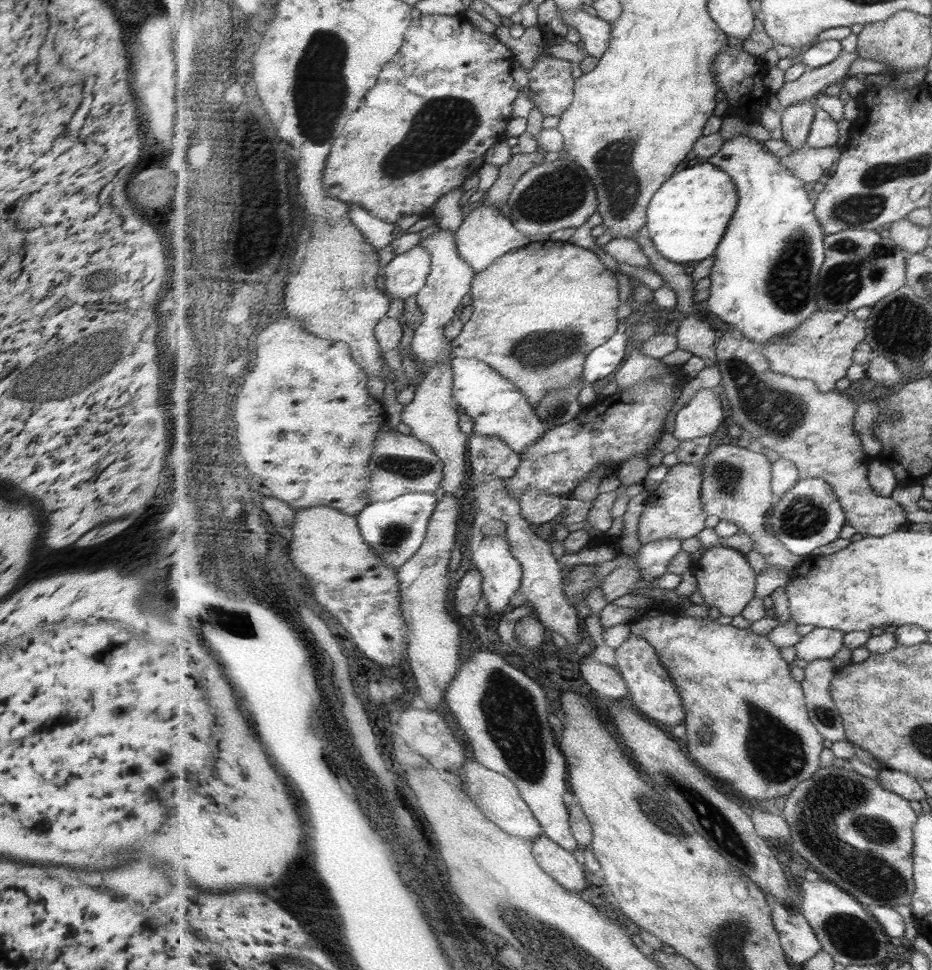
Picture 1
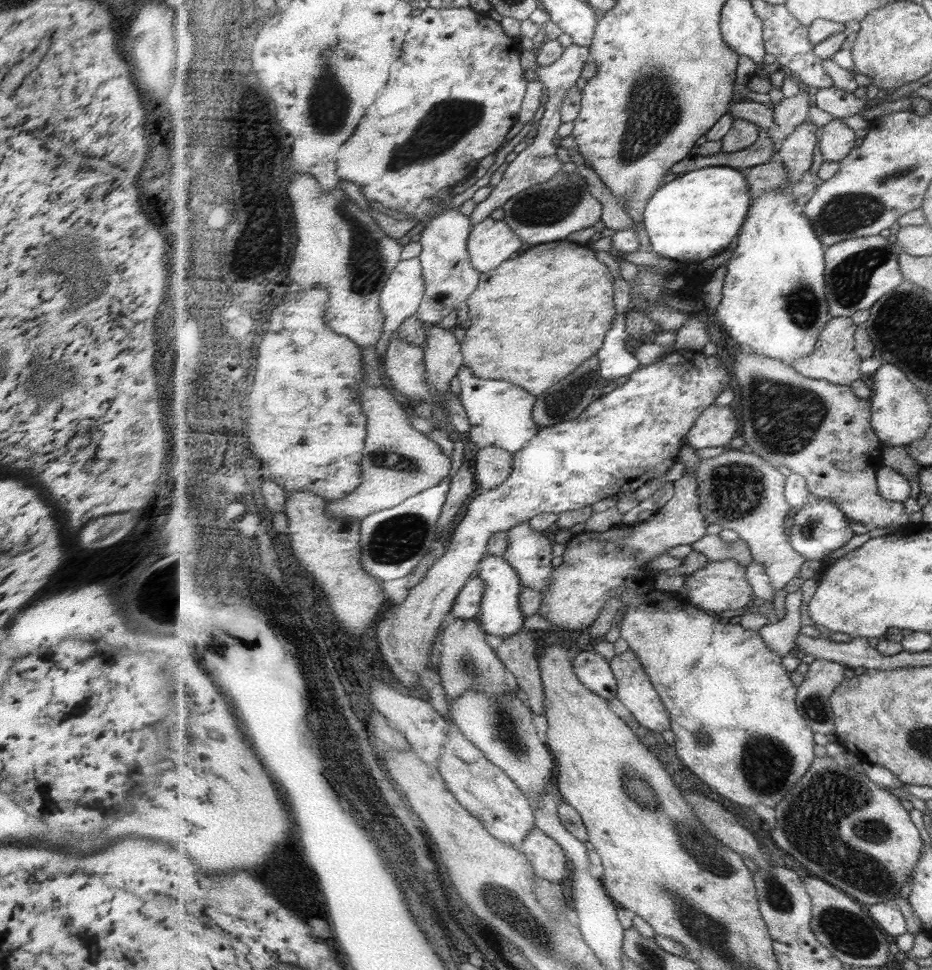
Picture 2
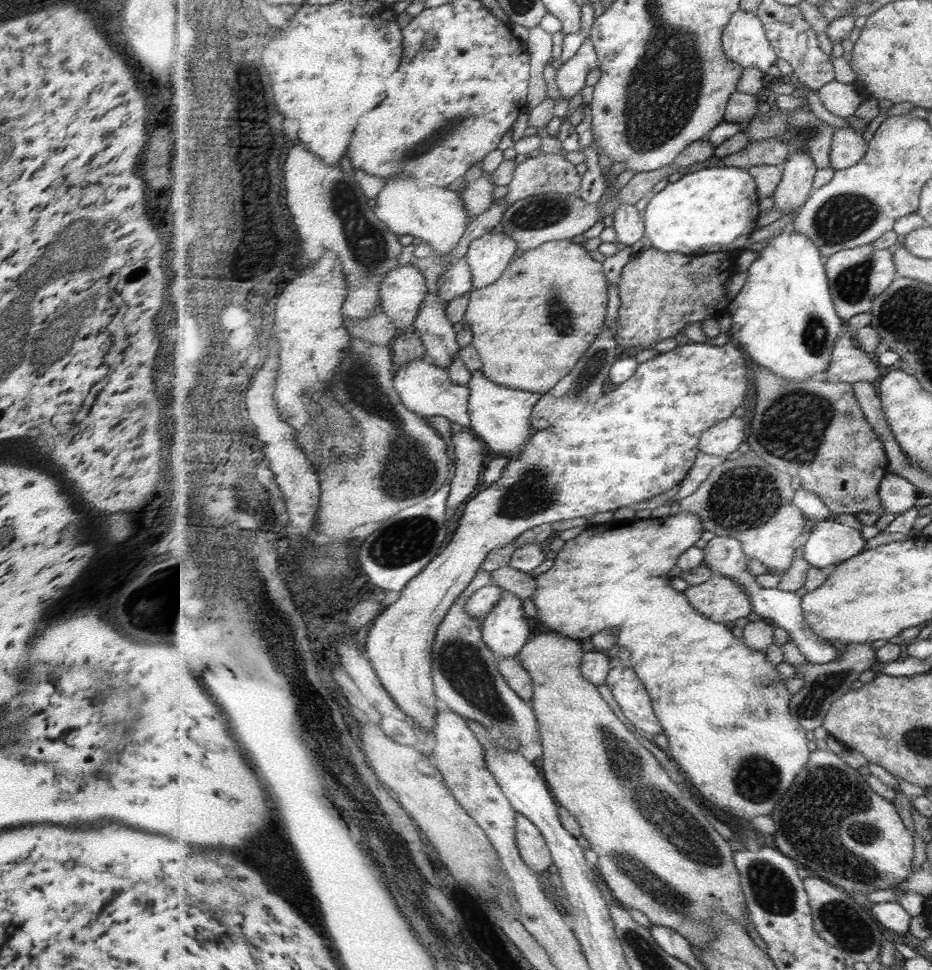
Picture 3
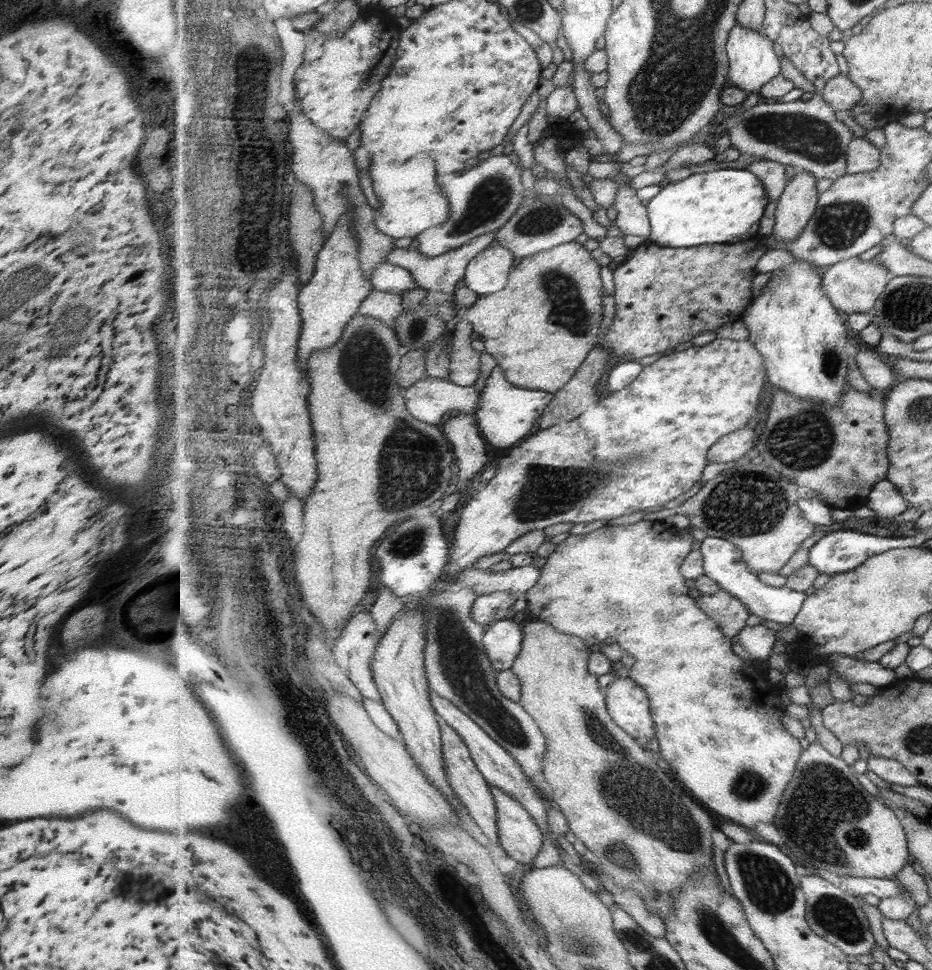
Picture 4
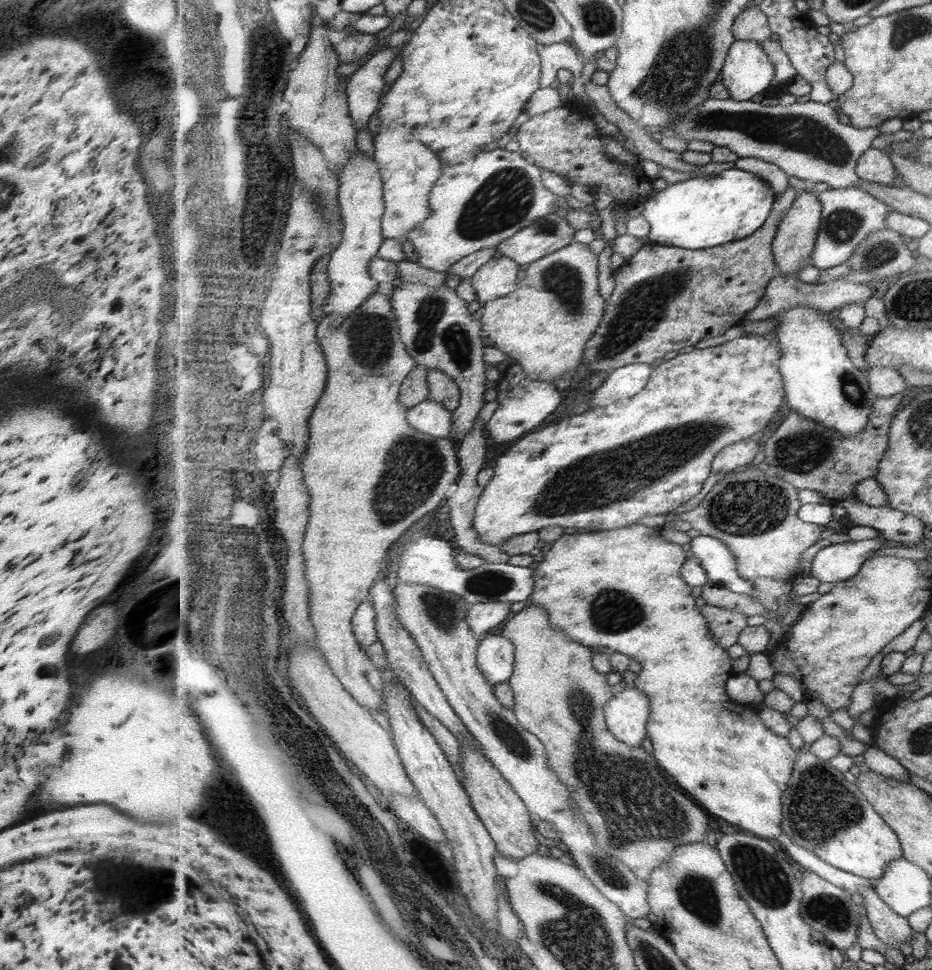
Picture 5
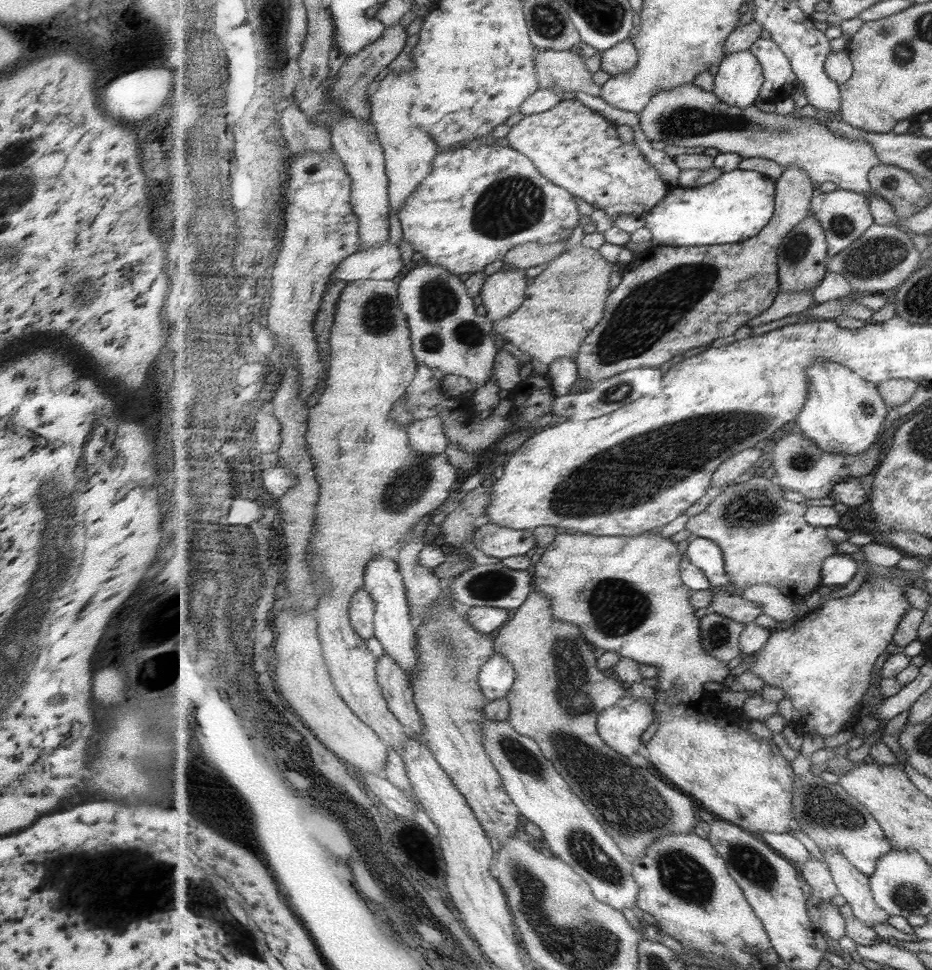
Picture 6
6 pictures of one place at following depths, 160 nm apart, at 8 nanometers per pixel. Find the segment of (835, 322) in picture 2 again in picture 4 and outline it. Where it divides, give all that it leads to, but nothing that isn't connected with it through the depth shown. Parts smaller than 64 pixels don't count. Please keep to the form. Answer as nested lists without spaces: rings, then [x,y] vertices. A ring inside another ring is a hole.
[[[864,349],[854,355],[853,358],[857,359],[864,377],[875,391],[882,392],[896,385],[893,370],[879,352]]]

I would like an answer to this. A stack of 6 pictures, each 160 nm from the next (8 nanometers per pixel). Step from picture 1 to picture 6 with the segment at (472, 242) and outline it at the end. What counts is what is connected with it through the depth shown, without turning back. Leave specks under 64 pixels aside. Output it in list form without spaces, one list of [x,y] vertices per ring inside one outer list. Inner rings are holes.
[[[513,267],[492,274],[480,295],[488,319],[496,322],[517,312],[527,300],[526,290],[530,283],[531,279],[524,275],[523,270]]]

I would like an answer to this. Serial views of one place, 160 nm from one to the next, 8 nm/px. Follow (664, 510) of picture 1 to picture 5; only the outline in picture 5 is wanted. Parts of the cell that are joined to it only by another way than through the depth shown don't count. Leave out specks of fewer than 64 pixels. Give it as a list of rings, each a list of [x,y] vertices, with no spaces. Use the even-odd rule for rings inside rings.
[[[638,523],[615,530],[564,534],[552,545],[545,547],[545,558],[535,569],[535,590],[528,603],[547,609],[547,612],[550,612],[553,627],[570,636],[571,640],[579,641],[588,647],[604,646],[610,650],[610,653],[620,652],[639,661],[643,670],[634,683],[636,688],[645,692],[651,699],[652,713],[648,722],[648,737],[655,746],[652,755],[656,762],[662,766],[662,770],[664,772],[669,770],[669,774],[677,780],[677,784],[683,786],[699,804],[703,805],[703,808],[706,808],[712,815],[715,814],[715,818],[723,818],[725,822],[739,826],[741,831],[755,832],[761,838],[777,838],[783,834],[783,828],[781,828],[784,819],[783,795],[789,788],[791,777],[794,774],[794,766],[800,754],[787,737],[775,734],[761,722],[758,713],[760,706],[741,705],[727,694],[726,682],[731,675],[736,674],[733,671],[733,659],[729,656],[727,649],[723,648],[714,637],[706,617],[703,616],[702,603],[691,596],[693,588],[682,577],[682,568],[688,557],[688,546],[668,542],[661,536],[659,528],[647,527]]]

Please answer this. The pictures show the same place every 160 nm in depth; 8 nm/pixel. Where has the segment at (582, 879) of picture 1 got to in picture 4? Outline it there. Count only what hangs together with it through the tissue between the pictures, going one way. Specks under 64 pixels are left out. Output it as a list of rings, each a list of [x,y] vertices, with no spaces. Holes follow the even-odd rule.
[[[490,784],[497,805],[500,846],[523,864],[531,864],[542,851],[544,832],[534,816],[515,797]]]

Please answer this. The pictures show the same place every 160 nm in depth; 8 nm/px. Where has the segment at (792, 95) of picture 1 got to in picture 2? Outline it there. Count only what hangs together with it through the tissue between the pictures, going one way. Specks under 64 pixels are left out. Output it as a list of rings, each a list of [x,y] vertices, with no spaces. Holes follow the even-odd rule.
[[[801,86],[799,95],[783,98],[777,106],[773,107],[776,123],[770,128],[768,135],[774,142],[777,153],[781,150],[784,140],[793,134],[800,124],[808,121],[811,104],[812,101],[808,100],[807,89]]]

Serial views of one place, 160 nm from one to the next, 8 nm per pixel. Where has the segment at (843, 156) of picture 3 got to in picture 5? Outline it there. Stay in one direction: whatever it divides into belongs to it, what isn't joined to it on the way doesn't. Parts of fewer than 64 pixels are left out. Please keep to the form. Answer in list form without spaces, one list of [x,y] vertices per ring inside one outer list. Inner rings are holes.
[[[870,148],[859,161],[858,173],[865,180],[892,186],[900,177],[891,155],[886,150]]]

